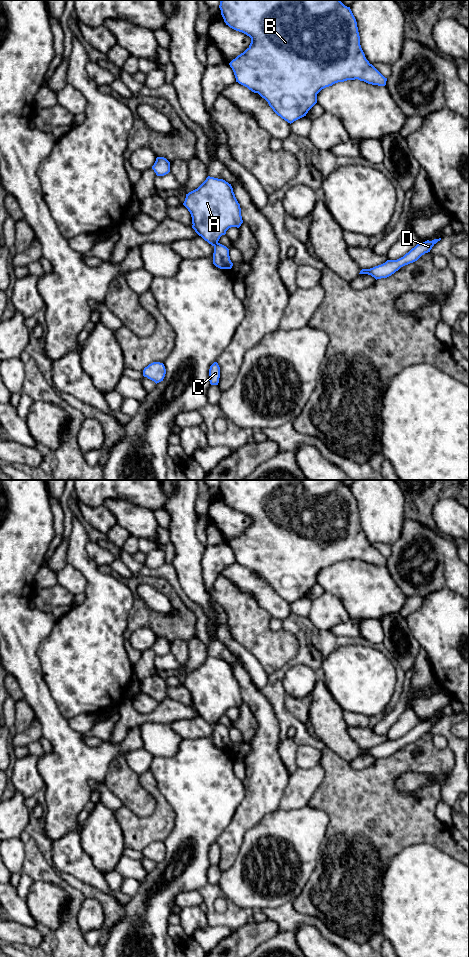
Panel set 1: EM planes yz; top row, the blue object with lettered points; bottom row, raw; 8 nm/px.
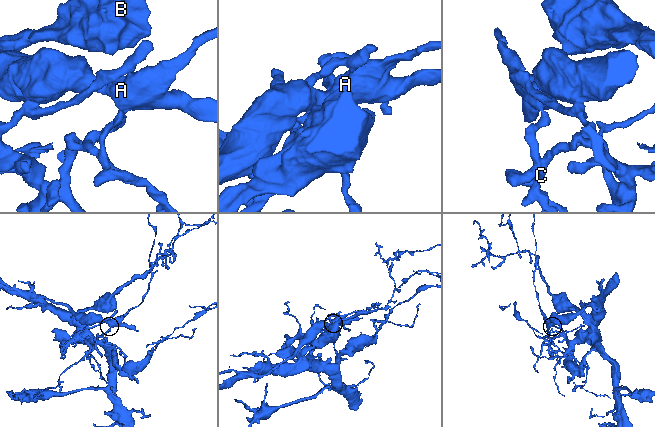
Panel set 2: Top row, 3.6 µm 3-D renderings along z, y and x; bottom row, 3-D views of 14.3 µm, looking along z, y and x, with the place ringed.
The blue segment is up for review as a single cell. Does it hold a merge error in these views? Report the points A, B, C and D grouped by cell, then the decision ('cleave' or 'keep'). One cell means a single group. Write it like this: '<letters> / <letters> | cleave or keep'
A / B C D | cleave

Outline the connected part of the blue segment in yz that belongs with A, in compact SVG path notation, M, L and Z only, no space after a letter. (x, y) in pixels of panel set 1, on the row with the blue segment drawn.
M208 176L195 190L186 194L183 205L192 217L192 228L212 246L231 227L243 223L241 208L231 184Z

